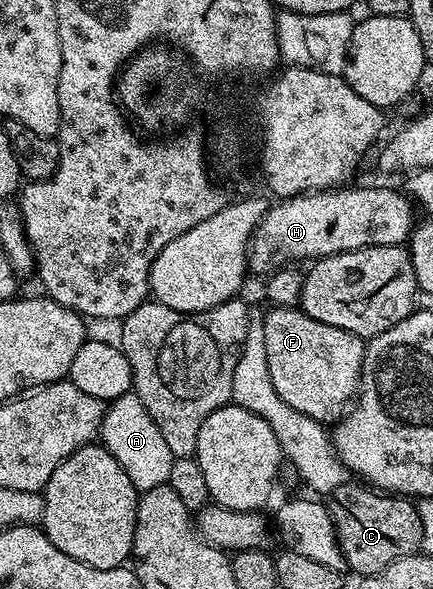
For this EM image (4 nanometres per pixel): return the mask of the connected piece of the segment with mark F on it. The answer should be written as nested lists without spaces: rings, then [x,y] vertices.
[[[273,306],[269,311],[264,315],[263,344],[275,392],[295,412],[303,412],[303,416],[311,416],[322,424],[336,423],[354,401],[361,381],[366,339],[343,328],[331,328],[331,324],[319,324],[319,320],[311,320],[300,308]]]

